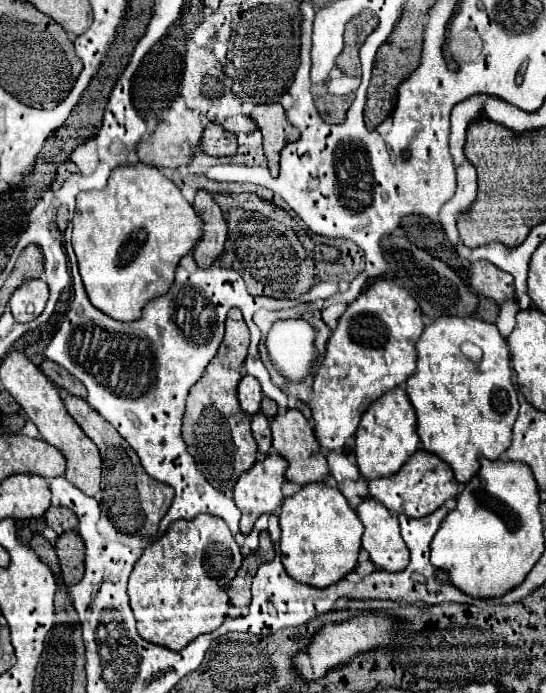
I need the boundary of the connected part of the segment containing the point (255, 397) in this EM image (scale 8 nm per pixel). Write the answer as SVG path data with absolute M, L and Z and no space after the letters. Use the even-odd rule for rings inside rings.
M250 374L242 376L240 384L238 384L238 398L240 398L240 406L246 414L256 414L260 412L260 400L262 400L262 390L260 390L260 382L256 382L256 378L252 378Z

